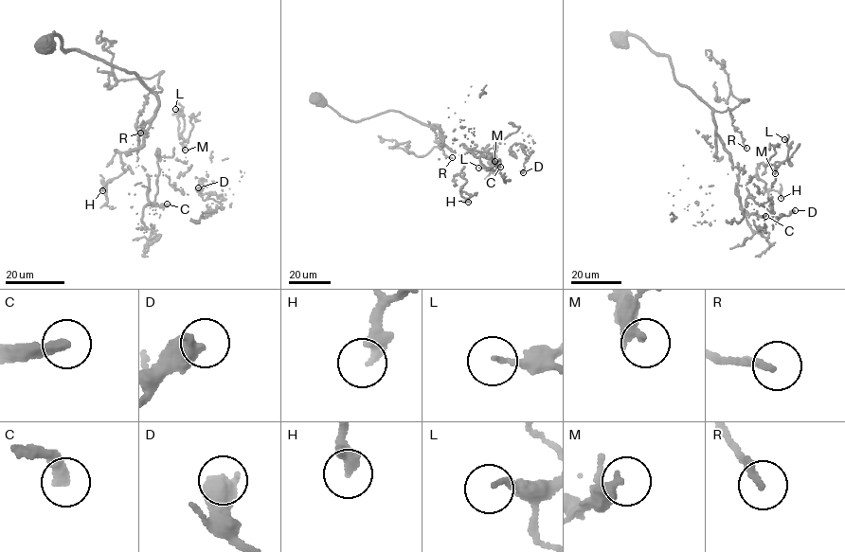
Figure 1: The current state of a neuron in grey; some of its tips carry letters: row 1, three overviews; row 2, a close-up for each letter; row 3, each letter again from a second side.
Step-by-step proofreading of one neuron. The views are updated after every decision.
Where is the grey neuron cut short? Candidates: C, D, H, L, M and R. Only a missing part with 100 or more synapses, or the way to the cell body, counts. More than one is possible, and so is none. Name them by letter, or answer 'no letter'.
C, R

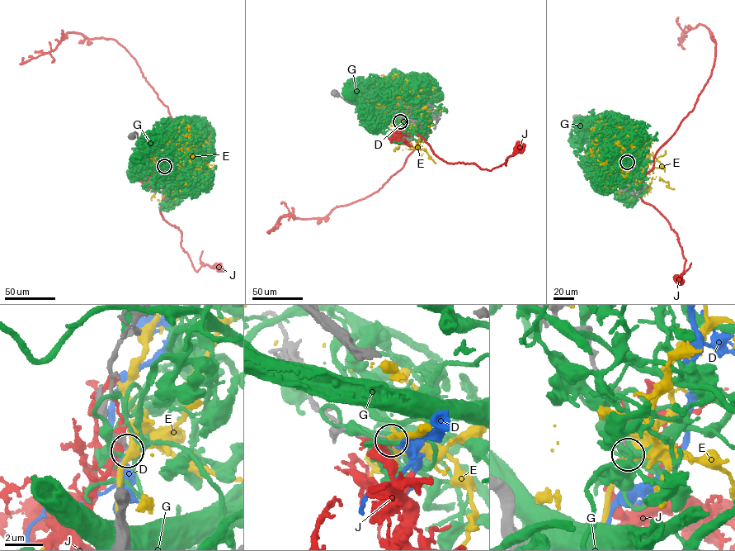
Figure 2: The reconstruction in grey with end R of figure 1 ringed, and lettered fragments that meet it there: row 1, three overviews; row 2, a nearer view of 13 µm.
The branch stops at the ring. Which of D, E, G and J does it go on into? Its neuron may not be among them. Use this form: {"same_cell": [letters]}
{"same_cell": ["D"]}

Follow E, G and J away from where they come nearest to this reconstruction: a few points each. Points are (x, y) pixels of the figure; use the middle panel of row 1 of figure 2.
E: (400, 121), (379, 100), (396, 75), (393, 101), (412, 105), (416, 92), (423, 101), (410, 96)
G: (400, 121), (407, 121), (370, 111), (362, 107), (349, 93)
J: (400, 121), (399, 131), (419, 135), (434, 154), (448, 163), (473, 163), (491, 170), (516, 153), (520, 146)

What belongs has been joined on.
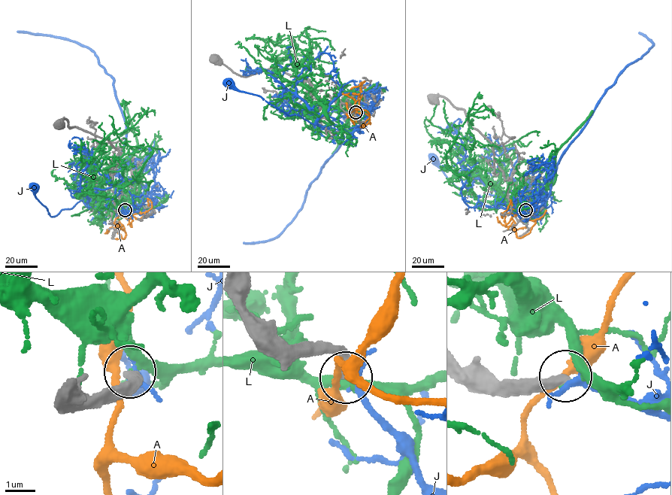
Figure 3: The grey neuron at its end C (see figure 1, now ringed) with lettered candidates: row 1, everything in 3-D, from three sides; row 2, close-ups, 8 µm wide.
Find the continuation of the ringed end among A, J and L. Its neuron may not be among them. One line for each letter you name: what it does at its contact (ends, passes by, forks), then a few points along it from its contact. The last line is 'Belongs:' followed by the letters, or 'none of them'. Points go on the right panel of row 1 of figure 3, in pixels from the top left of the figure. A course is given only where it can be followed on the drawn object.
Belongs: none of them

